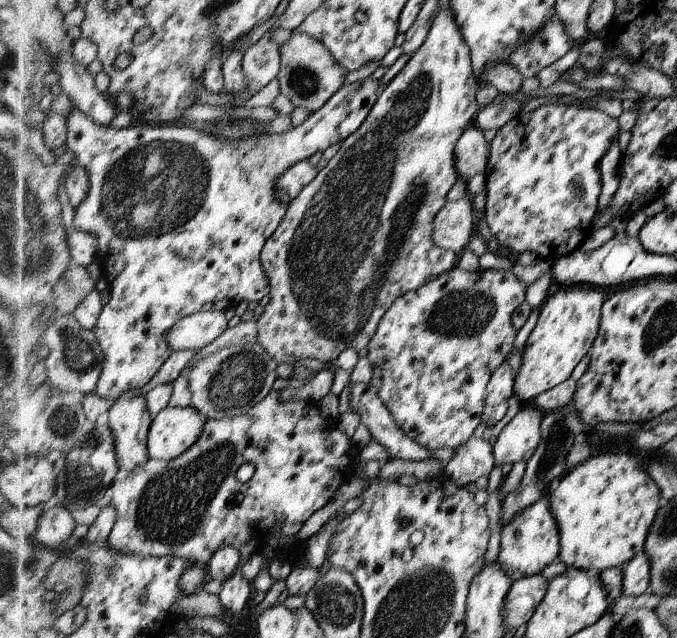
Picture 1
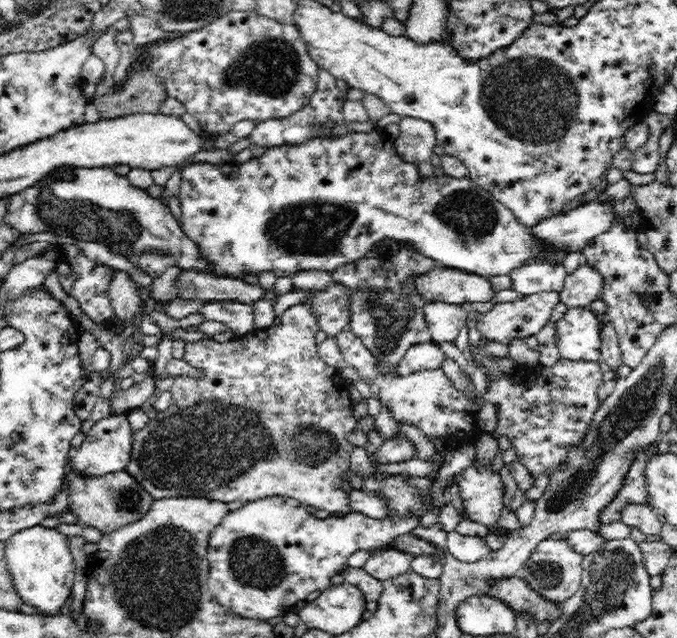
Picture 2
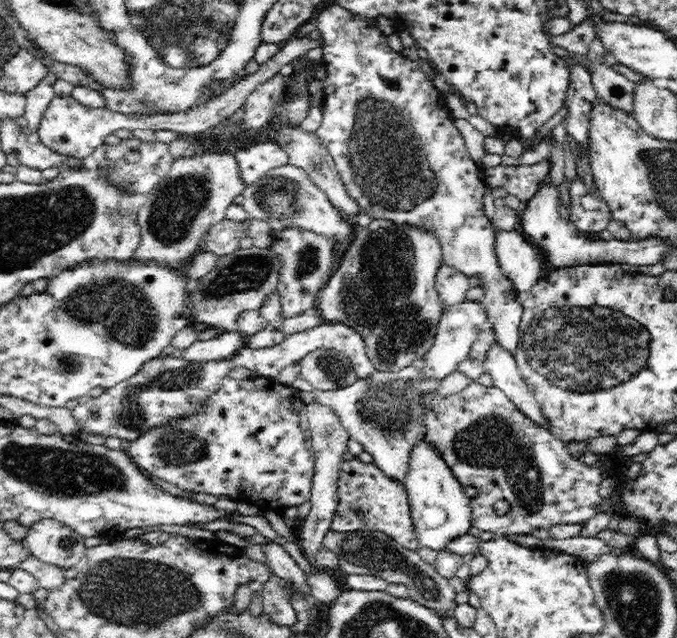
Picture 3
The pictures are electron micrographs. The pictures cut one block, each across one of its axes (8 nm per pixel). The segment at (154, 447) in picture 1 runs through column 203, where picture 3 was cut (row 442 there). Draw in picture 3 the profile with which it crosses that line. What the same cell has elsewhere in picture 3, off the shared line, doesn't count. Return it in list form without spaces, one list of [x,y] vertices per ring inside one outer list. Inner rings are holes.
[[[425,433],[418,436],[408,458],[408,468],[405,472],[405,489],[411,506],[412,517],[414,517],[414,526],[419,546],[428,546],[434,550],[442,550],[443,544],[457,536],[466,534],[472,528],[472,509],[471,500],[464,495],[464,484],[456,477],[450,463],[446,461],[439,447],[435,442],[427,439]]]

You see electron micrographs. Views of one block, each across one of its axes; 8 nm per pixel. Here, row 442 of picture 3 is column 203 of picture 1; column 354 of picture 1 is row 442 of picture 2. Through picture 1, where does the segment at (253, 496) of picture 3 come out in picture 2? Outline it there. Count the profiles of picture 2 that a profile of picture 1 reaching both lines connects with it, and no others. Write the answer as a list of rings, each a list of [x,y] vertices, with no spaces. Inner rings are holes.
[[[125,414],[110,415],[96,421],[92,428],[85,434],[86,439],[78,450],[73,447],[68,452],[70,461],[76,471],[88,475],[105,475],[111,472],[125,470],[132,456],[132,433],[129,419]]]

